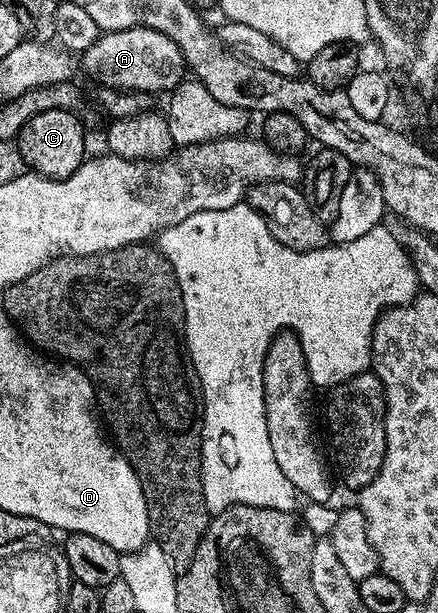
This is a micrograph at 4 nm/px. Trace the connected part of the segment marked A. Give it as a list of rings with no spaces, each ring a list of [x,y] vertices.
[[[137,26],[101,34],[94,42],[94,46],[90,46],[90,50],[83,52],[82,68],[83,71],[85,68],[97,80],[97,85],[106,88],[118,88],[126,92],[150,92],[153,94],[164,92],[163,94],[168,94],[171,93],[172,89],[177,88],[186,76],[182,50],[178,50],[178,46],[174,42],[170,42],[170,38],[166,38],[158,30],[147,26]]]

